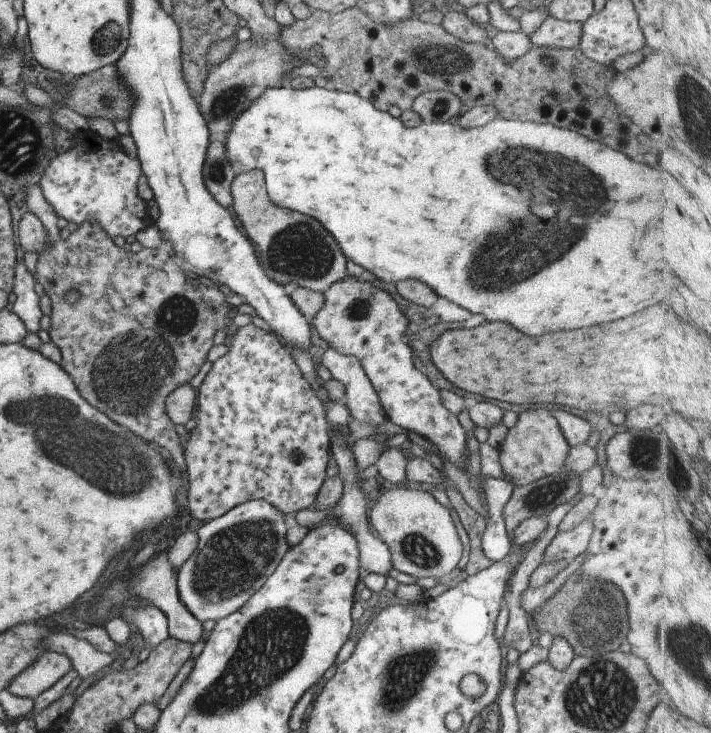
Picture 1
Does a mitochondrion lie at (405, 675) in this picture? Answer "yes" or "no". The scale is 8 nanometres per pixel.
yes

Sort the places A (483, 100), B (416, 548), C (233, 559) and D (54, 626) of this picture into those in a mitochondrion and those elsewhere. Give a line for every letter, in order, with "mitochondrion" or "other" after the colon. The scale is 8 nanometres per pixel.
A: other
B: mitochondrion
C: mitochondrion
D: other

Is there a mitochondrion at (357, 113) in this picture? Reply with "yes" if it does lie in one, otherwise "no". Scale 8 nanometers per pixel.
no

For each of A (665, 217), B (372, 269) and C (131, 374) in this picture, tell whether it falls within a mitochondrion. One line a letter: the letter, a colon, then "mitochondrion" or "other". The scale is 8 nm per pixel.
A: other
B: other
C: mitochondrion

